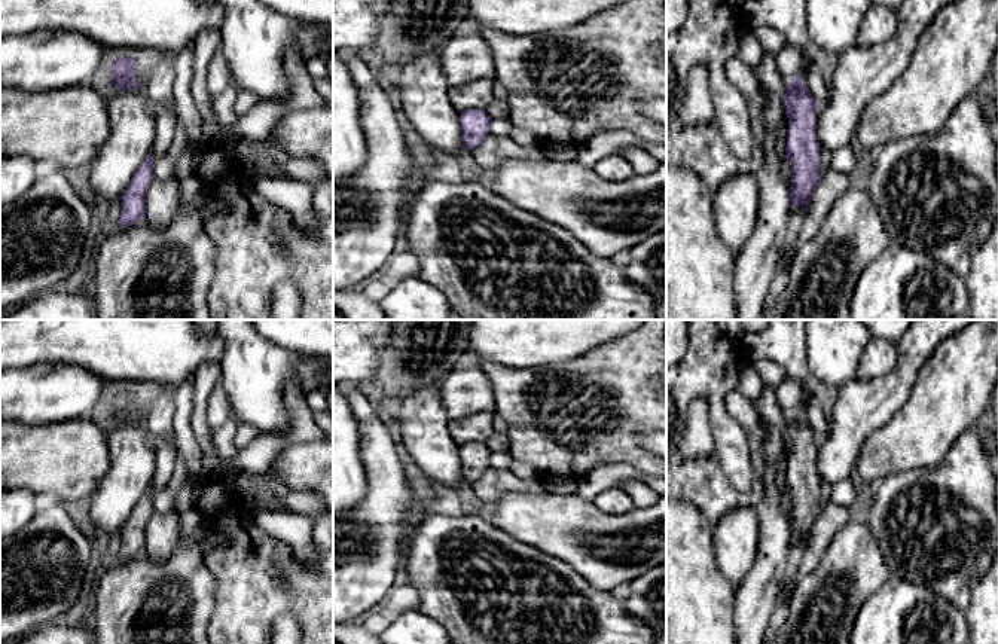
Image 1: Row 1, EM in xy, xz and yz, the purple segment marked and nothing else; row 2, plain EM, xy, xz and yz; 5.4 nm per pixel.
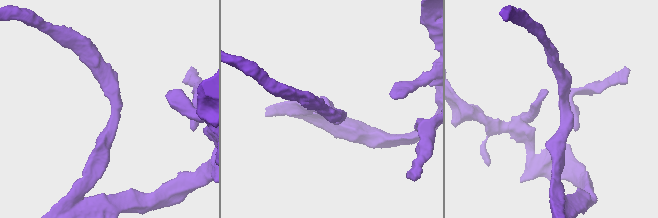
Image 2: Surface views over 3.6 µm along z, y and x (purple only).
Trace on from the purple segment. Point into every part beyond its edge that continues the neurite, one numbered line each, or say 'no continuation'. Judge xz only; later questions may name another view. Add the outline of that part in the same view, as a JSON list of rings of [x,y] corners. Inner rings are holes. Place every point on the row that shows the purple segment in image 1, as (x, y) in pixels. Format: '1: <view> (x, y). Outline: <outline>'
no continuation

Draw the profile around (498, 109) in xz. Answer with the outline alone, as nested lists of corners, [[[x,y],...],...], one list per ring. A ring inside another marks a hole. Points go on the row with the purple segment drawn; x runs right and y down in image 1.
[[[494,98],[494,101],[485,109],[485,112],[492,119],[507,119],[510,115],[510,103],[509,100]]]

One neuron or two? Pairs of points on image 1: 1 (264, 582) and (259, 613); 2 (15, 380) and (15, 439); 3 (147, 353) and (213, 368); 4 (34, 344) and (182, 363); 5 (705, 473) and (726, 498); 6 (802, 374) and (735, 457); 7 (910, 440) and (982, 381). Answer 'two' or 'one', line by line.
1: one
2: two
3: two
4: one
5: one
6: two
7: one

